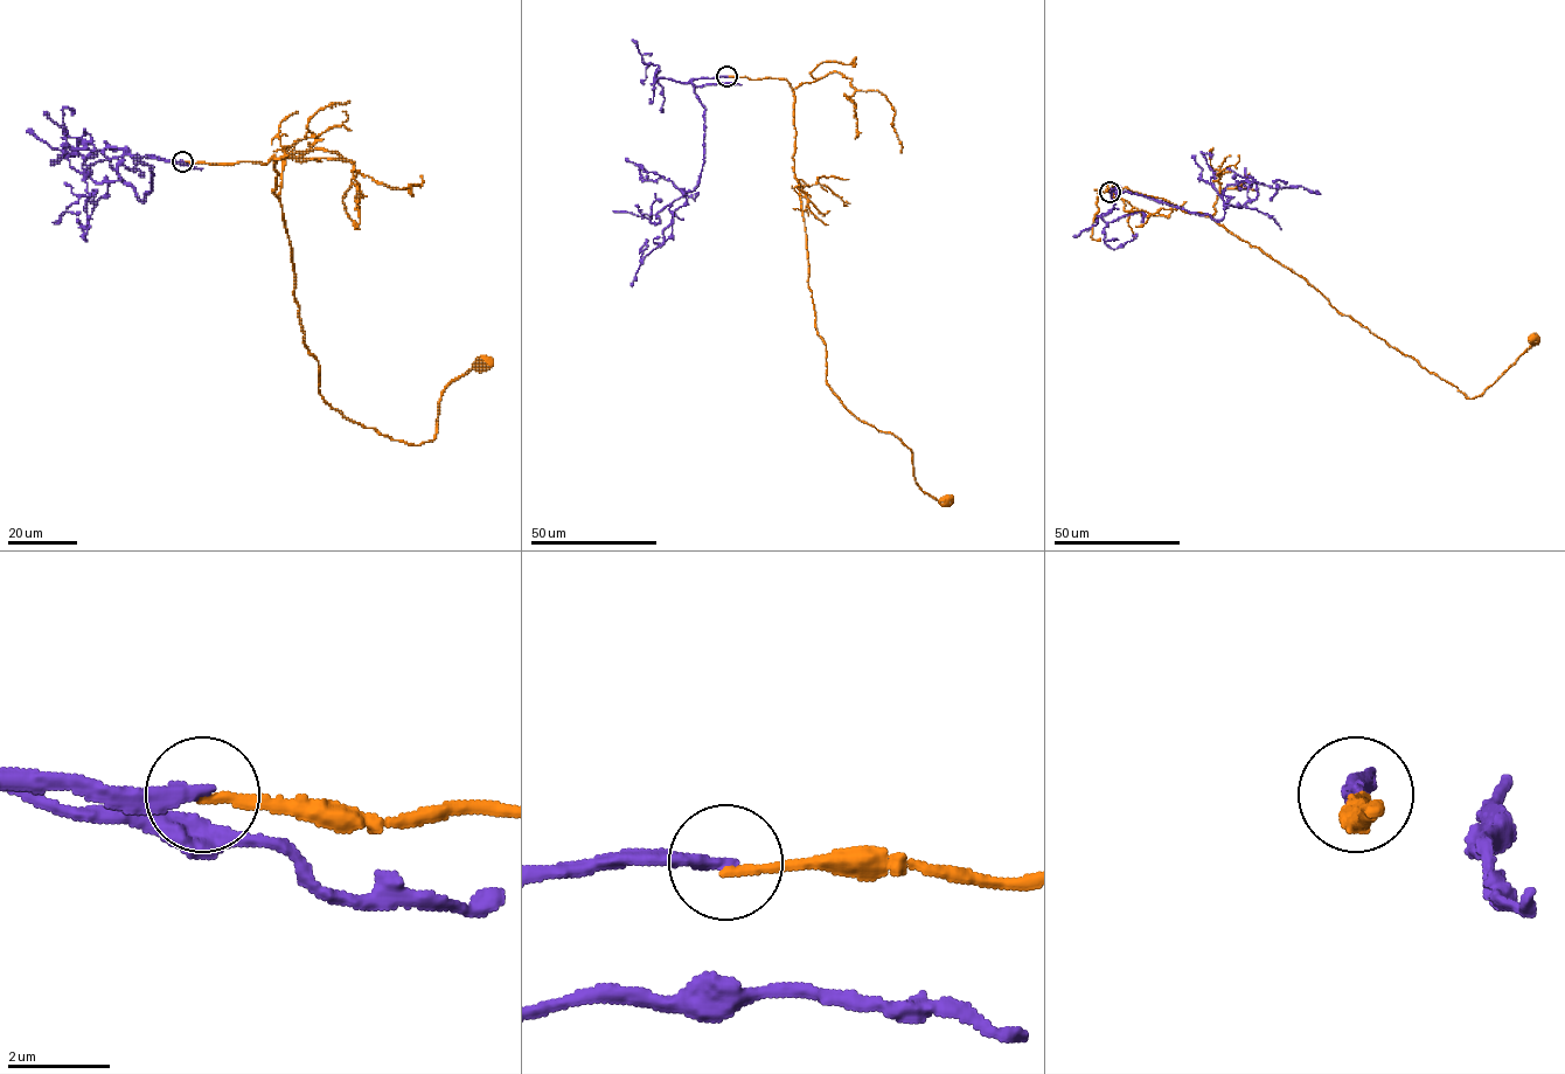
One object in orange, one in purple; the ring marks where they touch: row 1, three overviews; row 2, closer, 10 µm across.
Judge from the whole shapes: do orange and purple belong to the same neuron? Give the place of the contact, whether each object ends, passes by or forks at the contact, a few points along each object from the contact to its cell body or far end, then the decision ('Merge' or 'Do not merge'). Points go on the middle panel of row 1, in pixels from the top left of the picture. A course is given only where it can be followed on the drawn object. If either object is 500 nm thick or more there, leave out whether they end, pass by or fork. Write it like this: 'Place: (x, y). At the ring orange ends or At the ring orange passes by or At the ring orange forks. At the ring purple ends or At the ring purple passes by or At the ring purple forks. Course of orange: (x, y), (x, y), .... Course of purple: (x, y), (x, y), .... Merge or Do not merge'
Place: (727, 76). At the ring orange ends. At the ring purple ends. Course of orange: (727, 77), (785, 78), (794, 91), (794, 172), (826, 382), (860, 420), (910, 448), (916, 483), (946, 500). Course of purple: (727, 76), (691, 81), (704, 109), (701, 175), (679, 189), (687, 201), (662, 242), (639, 254). Do not merge

